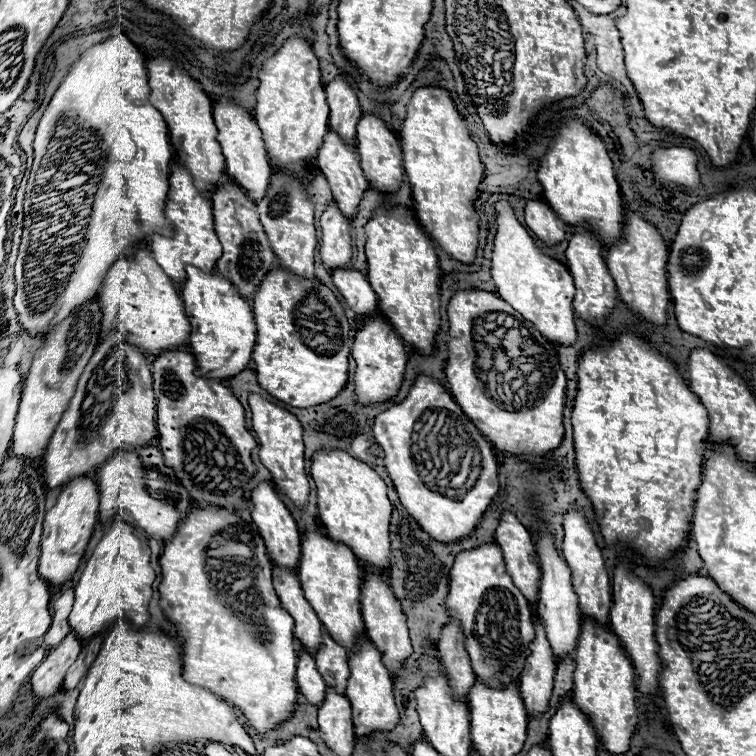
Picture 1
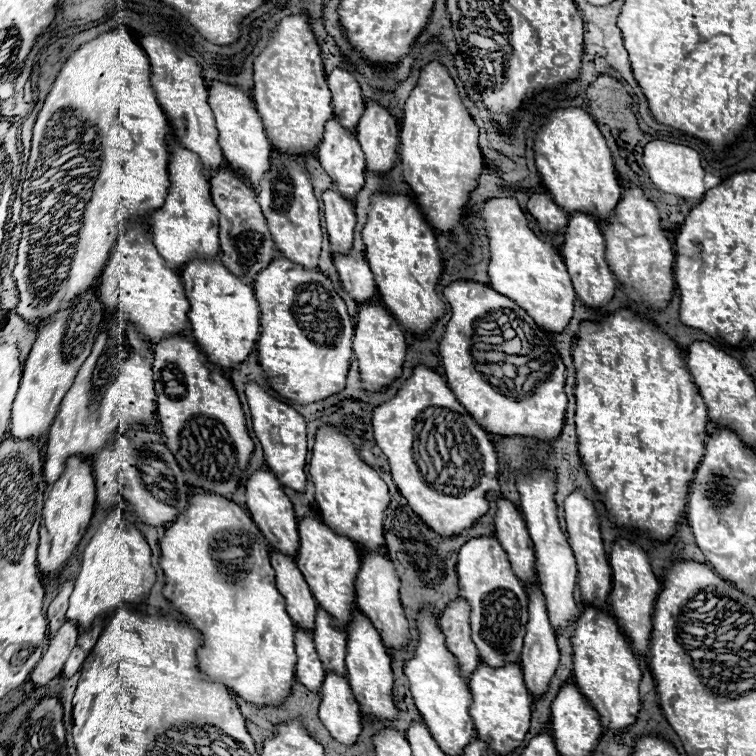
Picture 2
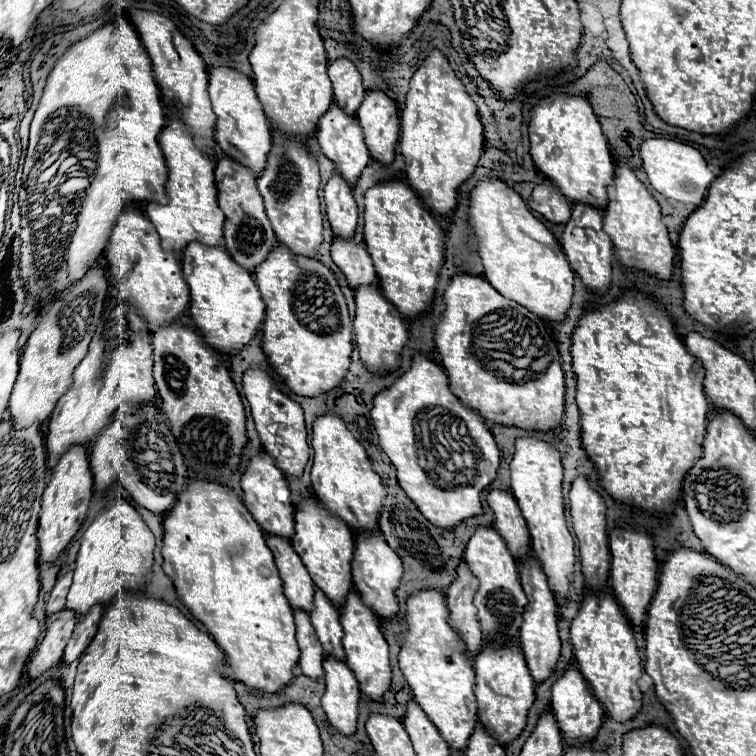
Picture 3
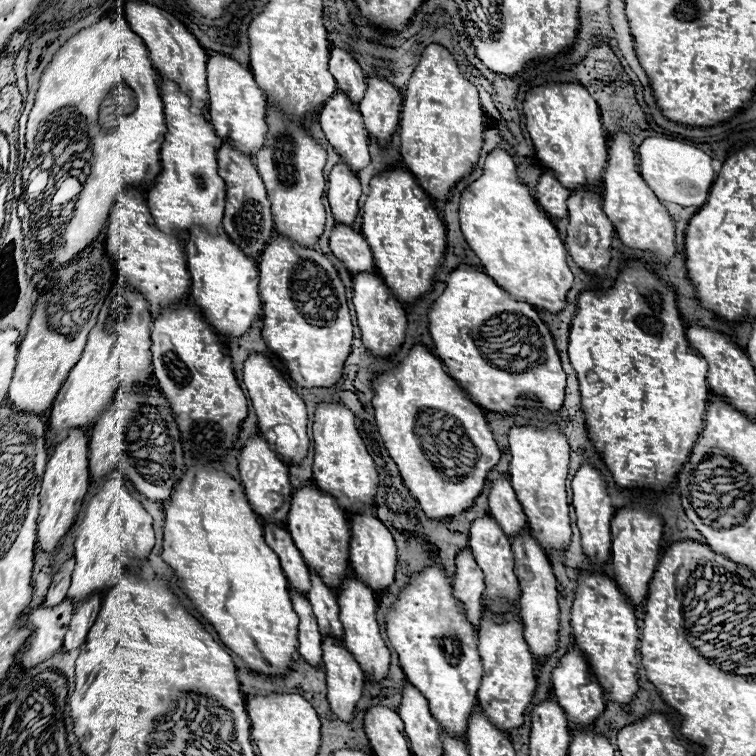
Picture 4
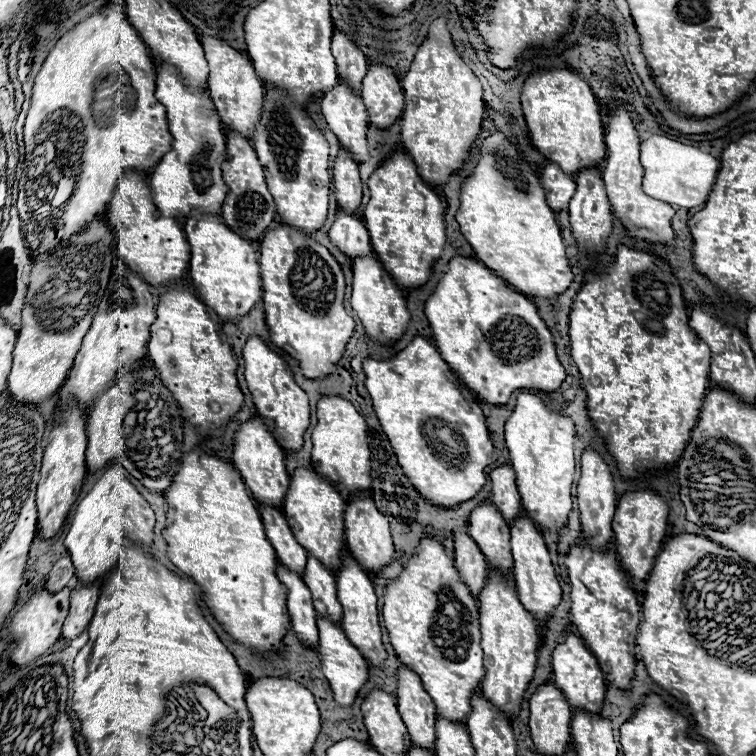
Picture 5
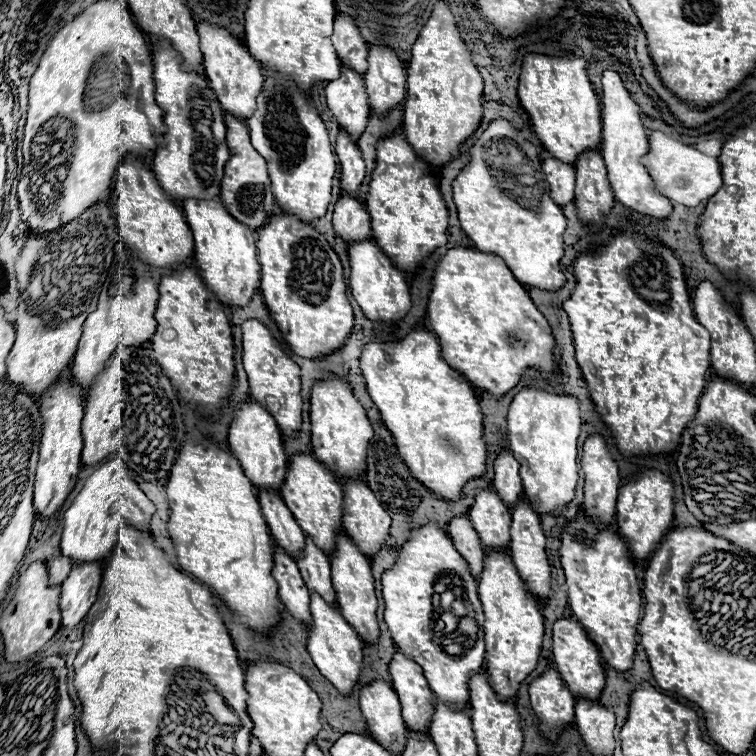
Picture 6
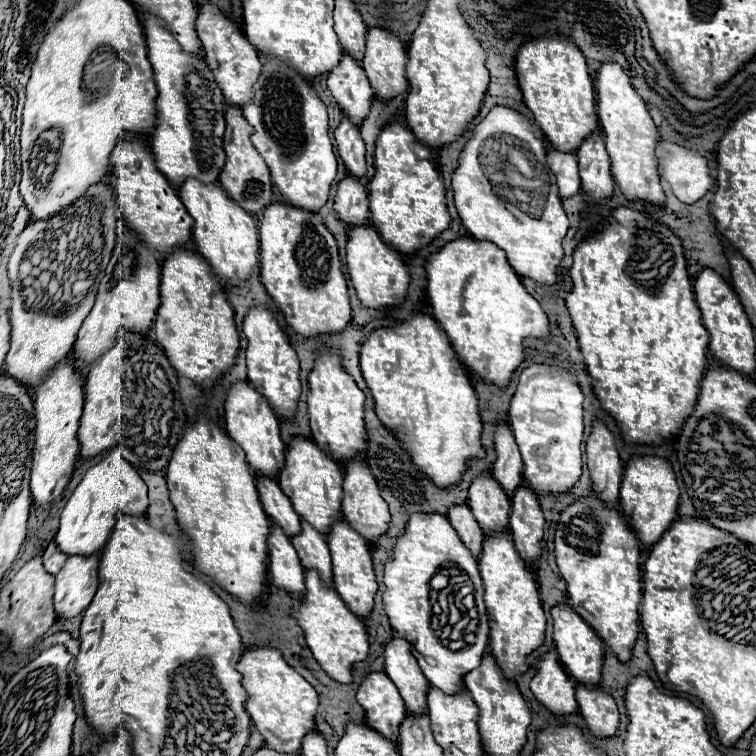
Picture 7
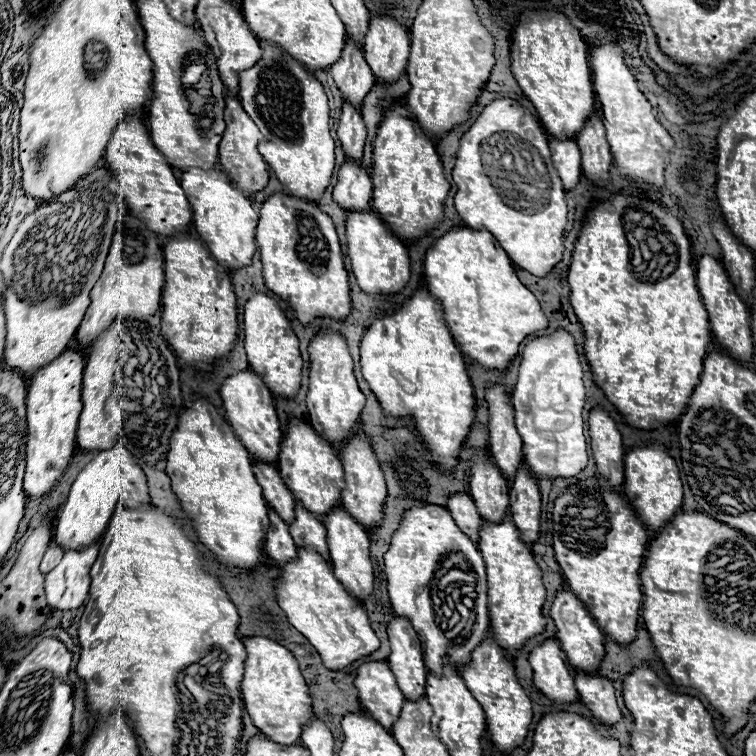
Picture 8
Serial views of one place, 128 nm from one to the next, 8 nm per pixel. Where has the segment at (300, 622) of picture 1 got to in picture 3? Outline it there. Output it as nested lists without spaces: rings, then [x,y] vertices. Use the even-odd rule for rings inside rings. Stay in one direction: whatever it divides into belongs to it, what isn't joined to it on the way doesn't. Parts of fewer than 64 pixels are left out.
[[[268,536],[268,548],[274,552],[276,566],[280,570],[284,582],[284,594],[288,596],[294,608],[304,608],[306,612],[312,610],[312,596],[314,596],[314,582],[308,576],[300,556],[294,552],[288,538]]]

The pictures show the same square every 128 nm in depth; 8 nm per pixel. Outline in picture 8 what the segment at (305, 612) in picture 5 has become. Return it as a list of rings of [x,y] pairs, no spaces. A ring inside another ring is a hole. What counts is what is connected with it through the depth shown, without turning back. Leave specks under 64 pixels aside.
[[[270,508],[268,516],[270,516],[270,528],[266,532],[264,550],[278,564],[284,564],[284,560],[292,560],[292,556],[296,556],[296,546],[288,532],[288,524],[276,514],[276,510]]]

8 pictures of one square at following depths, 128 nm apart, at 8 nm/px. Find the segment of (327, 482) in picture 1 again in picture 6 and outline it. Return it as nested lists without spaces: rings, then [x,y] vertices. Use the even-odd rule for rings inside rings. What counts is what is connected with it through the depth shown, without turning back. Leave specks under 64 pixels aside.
[[[334,376],[328,380],[316,380],[310,398],[310,422],[312,422],[312,452],[314,456],[332,468],[336,476],[360,476],[364,472],[364,460],[368,442],[372,438],[372,426],[366,418],[362,404],[356,400],[348,382]]]

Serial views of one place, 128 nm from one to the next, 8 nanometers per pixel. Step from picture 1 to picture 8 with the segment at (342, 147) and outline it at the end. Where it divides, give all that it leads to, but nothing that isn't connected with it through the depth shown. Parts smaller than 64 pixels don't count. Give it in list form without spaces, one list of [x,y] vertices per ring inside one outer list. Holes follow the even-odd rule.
[[[352,38],[346,40],[342,56],[336,64],[330,66],[330,72],[334,76],[336,86],[340,88],[342,96],[346,100],[352,100],[352,104],[356,104],[356,108],[360,108],[364,96],[372,90],[376,78],[364,60],[362,48]]]

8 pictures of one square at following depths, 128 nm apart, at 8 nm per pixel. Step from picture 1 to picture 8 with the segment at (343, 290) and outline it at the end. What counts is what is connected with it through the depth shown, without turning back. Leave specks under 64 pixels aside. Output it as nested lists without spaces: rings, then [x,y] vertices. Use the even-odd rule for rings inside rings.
[[[346,160],[338,170],[338,184],[334,186],[334,200],[344,208],[370,208],[372,180],[358,162]]]

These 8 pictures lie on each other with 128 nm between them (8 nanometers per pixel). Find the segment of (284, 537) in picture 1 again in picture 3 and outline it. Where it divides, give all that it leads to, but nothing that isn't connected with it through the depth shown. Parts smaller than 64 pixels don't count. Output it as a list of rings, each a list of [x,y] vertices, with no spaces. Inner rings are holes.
[[[260,452],[258,456],[250,458],[246,472],[242,474],[242,490],[244,490],[244,504],[262,526],[264,532],[280,532],[280,536],[292,536],[292,512],[294,504],[290,500],[290,490],[286,476],[280,468],[276,468],[272,456]]]

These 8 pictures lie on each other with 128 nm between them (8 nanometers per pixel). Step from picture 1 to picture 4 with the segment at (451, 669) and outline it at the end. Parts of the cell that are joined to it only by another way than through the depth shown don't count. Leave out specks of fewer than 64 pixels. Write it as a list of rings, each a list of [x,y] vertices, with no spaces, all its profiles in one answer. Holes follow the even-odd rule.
[[[462,548],[456,556],[456,574],[452,580],[458,600],[464,600],[468,608],[468,620],[478,628],[482,616],[482,594],[484,594],[484,572],[478,568],[472,550]]]

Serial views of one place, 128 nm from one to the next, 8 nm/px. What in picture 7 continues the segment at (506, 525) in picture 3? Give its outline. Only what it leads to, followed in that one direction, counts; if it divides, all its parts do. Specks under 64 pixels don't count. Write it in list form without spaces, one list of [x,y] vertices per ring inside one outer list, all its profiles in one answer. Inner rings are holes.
[[[508,422],[496,424],[496,462],[492,466],[492,476],[508,488],[508,496],[522,484],[522,456]]]

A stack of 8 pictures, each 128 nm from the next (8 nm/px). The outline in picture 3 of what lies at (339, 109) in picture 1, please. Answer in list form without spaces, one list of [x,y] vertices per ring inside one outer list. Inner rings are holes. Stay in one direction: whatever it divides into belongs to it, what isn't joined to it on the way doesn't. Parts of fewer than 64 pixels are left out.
[[[336,58],[328,66],[328,76],[334,84],[334,100],[348,114],[356,114],[360,108],[366,88],[362,86],[362,76],[358,68],[348,58]]]

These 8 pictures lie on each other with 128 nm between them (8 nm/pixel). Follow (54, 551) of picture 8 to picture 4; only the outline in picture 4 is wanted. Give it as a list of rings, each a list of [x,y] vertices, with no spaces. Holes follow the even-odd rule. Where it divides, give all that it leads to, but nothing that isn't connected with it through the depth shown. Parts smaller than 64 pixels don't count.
[[[70,558],[70,560],[66,560],[66,562],[60,566],[60,570],[54,574],[44,604],[56,606],[56,604],[60,604],[60,600],[66,598],[66,592],[68,592],[68,586],[70,586],[70,574],[72,574],[72,570],[74,570],[74,560]]]

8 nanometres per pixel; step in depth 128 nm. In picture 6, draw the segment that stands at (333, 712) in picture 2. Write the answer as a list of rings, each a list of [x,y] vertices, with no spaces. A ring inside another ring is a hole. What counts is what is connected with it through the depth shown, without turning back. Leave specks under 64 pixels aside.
[[[312,592],[310,612],[312,612],[312,628],[308,632],[308,652],[314,660],[314,664],[318,666],[318,670],[338,688],[338,692],[348,694],[360,676],[364,644],[362,644],[360,636],[356,634],[356,630],[344,620],[340,608],[324,602],[324,598],[316,592]]]

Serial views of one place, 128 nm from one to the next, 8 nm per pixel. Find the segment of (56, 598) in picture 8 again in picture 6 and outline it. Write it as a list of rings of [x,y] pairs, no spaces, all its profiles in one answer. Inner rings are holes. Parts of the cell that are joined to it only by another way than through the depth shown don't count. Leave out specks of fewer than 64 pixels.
[[[74,562],[68,578],[62,582],[60,614],[62,626],[74,628],[96,600],[102,580],[100,562]]]

